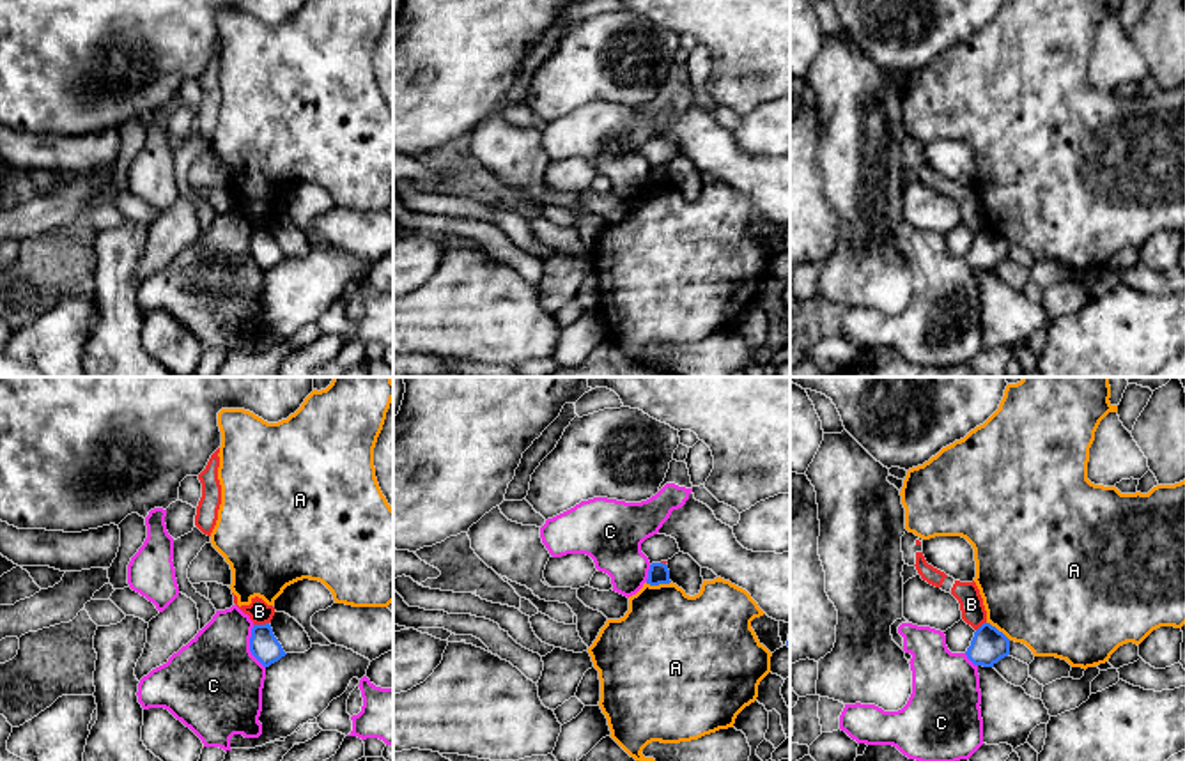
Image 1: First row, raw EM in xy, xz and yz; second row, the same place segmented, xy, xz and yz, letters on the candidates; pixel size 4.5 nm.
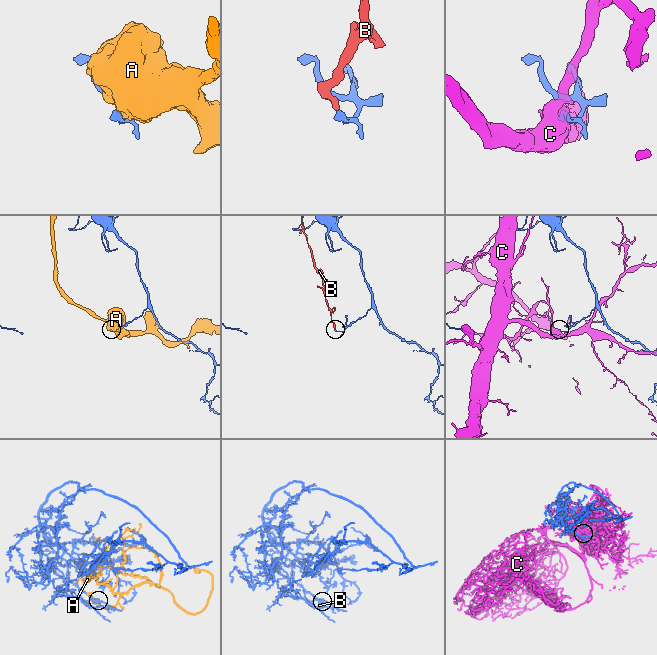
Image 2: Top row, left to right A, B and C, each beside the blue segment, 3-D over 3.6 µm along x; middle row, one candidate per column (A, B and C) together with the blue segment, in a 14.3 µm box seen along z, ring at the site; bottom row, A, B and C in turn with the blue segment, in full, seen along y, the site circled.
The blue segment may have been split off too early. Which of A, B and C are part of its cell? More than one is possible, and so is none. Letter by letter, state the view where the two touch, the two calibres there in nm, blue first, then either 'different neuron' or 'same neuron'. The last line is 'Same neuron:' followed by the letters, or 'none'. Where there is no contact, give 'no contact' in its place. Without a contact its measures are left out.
A: xz | 90/440 nm | different neuron
B: xy | 140/100 nm | different neuron
C: xy | 140/440 nm | different neuron
Same neuron: none

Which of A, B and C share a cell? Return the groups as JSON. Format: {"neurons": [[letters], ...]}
{"neurons": [["A"], ["B"], ["C"]]}

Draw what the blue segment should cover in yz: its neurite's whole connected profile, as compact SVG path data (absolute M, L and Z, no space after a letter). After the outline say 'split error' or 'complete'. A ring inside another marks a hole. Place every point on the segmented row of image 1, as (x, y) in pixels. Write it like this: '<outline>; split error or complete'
M983 623L965 651L974 665L994 667L1010 655L1010 639L990 623Z; complete

